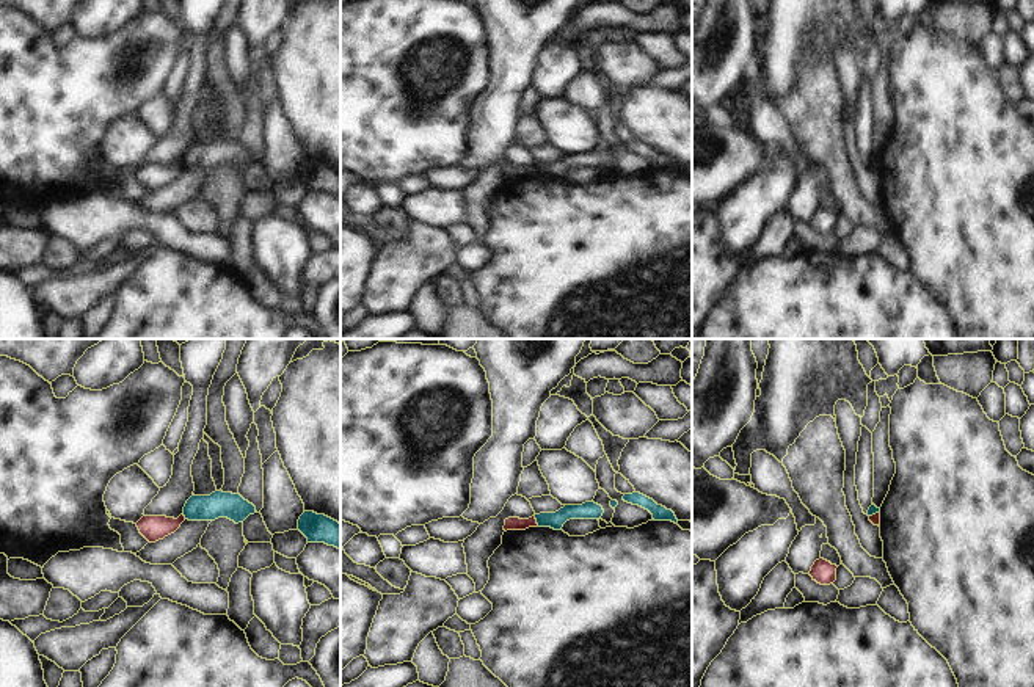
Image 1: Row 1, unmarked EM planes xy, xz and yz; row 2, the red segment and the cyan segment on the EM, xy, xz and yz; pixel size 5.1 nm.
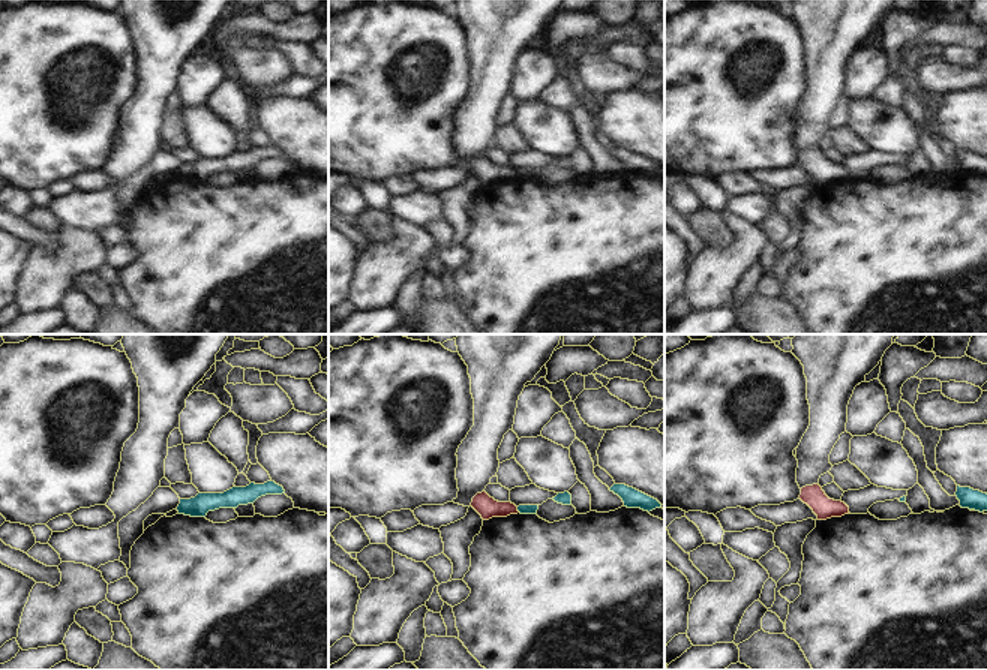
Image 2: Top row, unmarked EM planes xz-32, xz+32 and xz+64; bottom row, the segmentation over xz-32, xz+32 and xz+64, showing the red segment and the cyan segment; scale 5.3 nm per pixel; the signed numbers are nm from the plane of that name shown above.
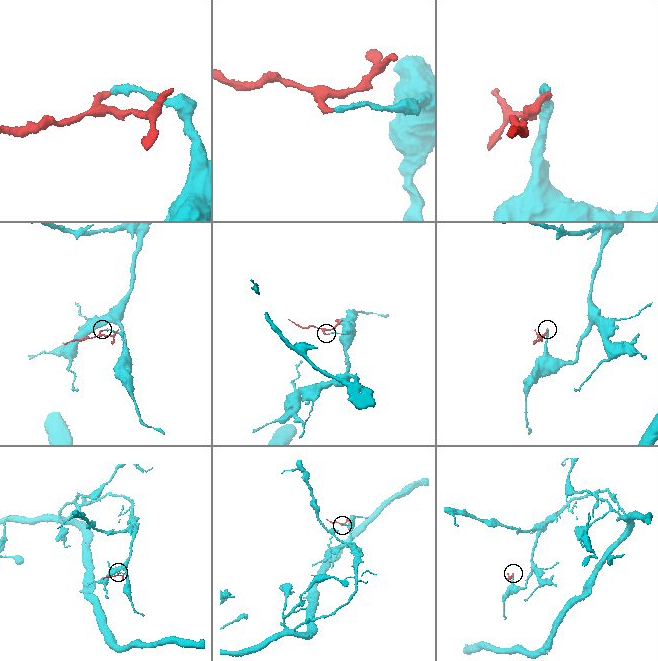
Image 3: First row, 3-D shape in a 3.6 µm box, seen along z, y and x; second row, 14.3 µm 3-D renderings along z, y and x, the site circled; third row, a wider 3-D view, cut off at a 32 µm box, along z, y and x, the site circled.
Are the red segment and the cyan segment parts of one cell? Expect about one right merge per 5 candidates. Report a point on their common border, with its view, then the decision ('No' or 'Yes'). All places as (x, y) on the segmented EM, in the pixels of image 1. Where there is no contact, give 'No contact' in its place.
Touches red at xz (535, 521). No

